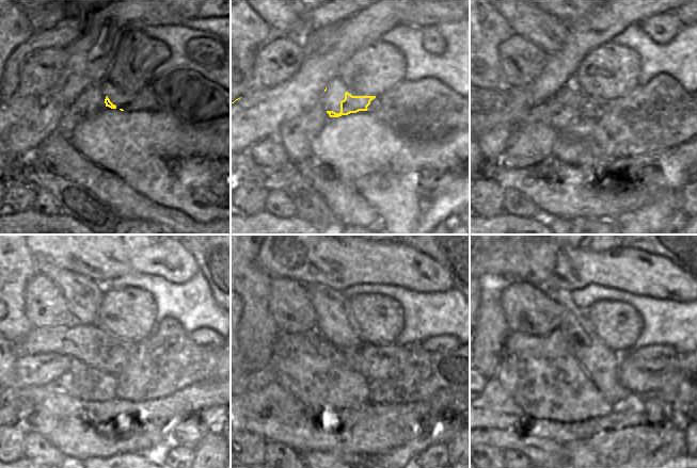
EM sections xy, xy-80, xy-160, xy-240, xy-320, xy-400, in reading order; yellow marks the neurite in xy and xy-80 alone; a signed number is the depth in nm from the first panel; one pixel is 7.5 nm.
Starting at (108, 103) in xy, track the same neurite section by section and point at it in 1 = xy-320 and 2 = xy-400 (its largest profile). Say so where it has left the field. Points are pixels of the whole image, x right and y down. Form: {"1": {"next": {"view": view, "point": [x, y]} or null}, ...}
{"1": {"next": {"view": "xy-320", "point": [371, 361]}}, "2": {"next": {"view": "xy-400", "point": [639, 376]}}}

